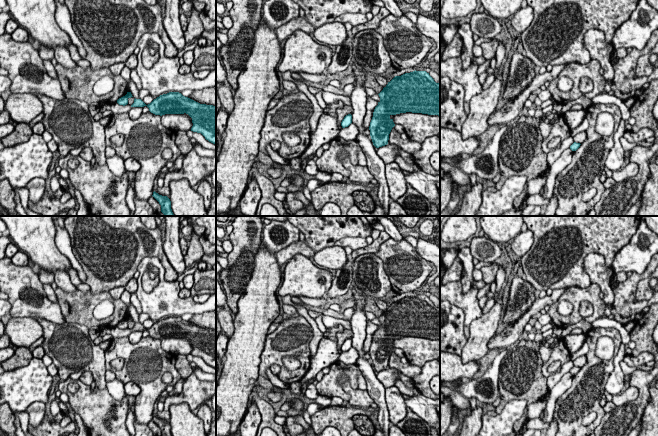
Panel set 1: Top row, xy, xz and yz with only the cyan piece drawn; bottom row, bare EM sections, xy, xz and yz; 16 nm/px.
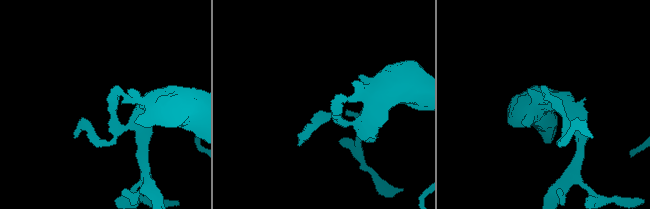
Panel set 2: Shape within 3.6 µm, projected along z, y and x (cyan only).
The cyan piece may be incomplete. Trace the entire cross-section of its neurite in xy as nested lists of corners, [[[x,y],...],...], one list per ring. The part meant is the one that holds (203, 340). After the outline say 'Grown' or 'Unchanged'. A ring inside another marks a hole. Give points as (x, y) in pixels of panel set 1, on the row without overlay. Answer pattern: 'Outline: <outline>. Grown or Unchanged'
Outline: [[[131,316],[117,324],[116,327],[104,327],[100,337],[110,334],[113,338],[128,337],[133,331],[147,330],[155,339],[188,338],[192,342],[191,355],[201,357],[206,364],[216,369],[216,330],[200,328],[179,316],[169,316],[160,319],[150,328],[146,329],[141,323],[134,323],[132,329],[128,323],[133,321]]]. Grown

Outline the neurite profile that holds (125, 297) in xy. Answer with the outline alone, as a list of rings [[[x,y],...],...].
[[[124,290],[120,299],[127,305],[127,307],[128,307],[127,311],[128,311],[129,315],[131,316],[132,320],[136,323],[140,323],[139,314],[136,311],[135,307],[131,304],[130,298],[131,298],[131,293]]]

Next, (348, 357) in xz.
[[[351,347],[348,351],[340,353],[338,361],[344,363],[345,365],[356,364],[358,357],[358,351]]]

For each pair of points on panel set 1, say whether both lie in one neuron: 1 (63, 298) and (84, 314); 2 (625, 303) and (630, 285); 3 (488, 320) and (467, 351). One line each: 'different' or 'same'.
1: same
2: same
3: same

